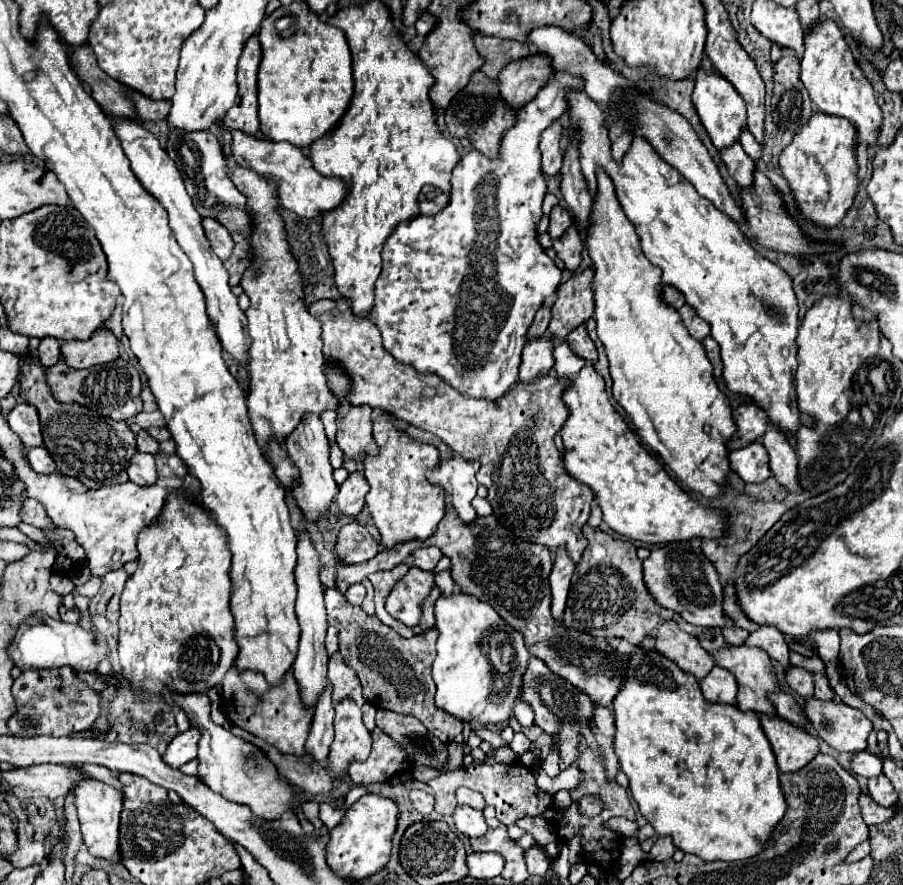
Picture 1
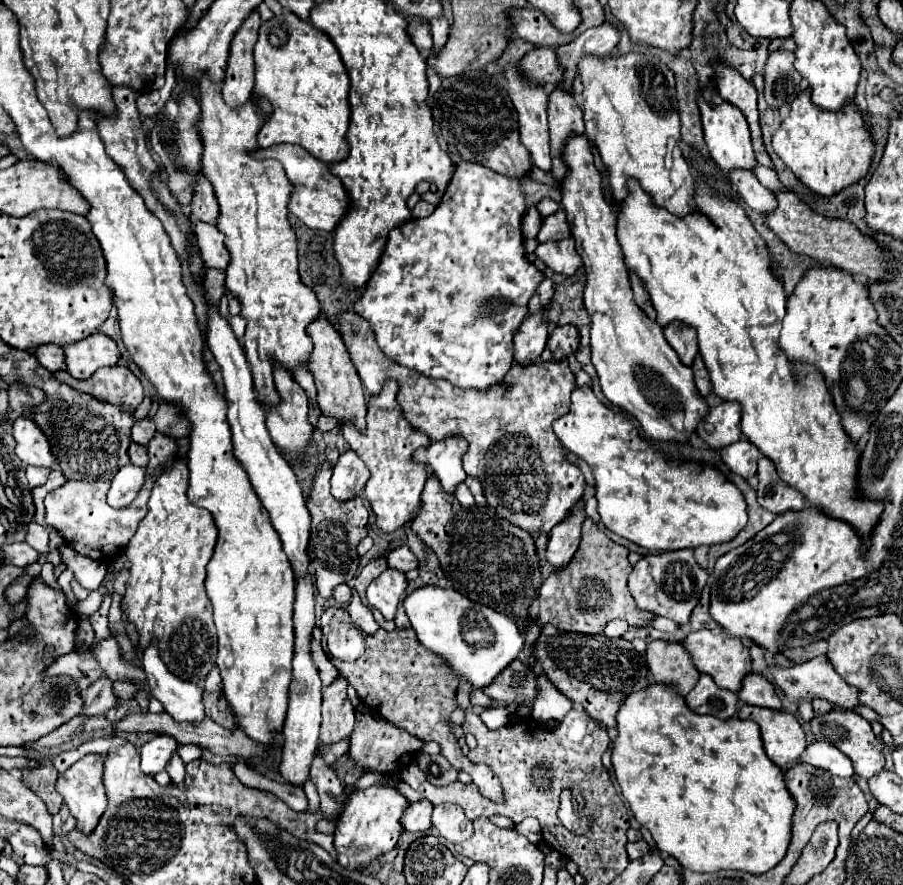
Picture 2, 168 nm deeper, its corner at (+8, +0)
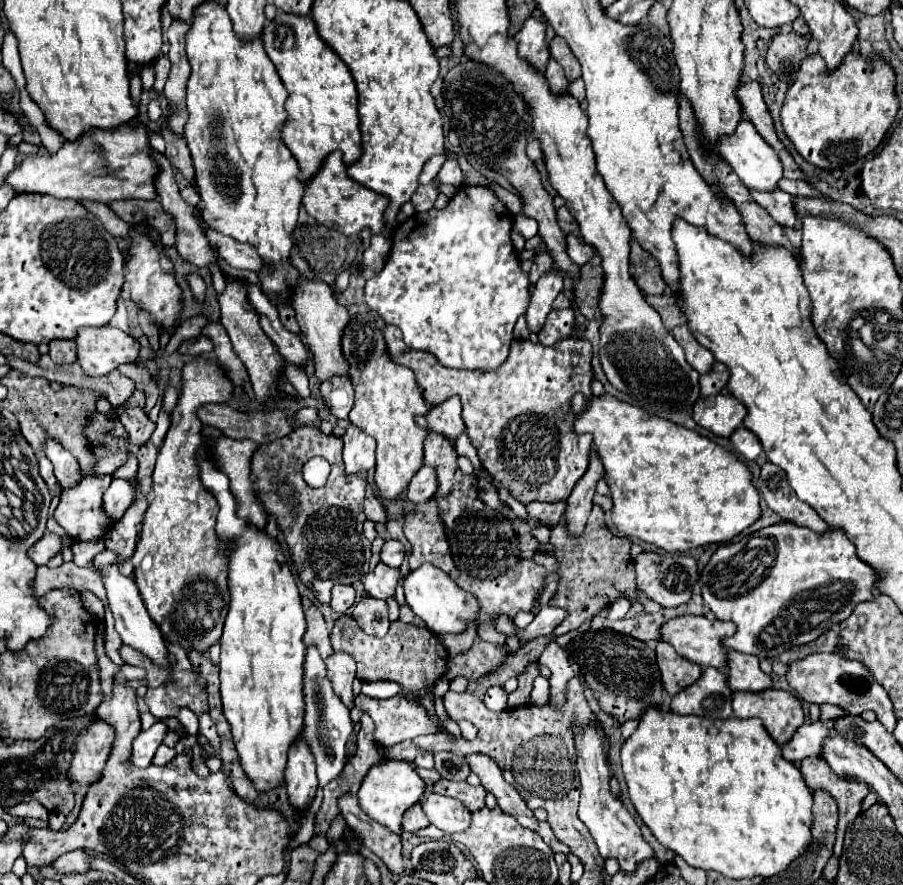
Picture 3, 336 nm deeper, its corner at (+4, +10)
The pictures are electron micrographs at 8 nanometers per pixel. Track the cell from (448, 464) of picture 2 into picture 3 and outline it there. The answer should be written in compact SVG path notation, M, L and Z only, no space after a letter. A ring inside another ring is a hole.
M450 397L444 403L432 407L426 417L426 429L434 431L452 445L456 445L456 439L460 433L464 433L464 423L462 423L462 405L458 397Z

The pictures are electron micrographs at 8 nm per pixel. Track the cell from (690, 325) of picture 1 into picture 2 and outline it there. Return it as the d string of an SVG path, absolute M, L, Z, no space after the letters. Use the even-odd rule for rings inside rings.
M670 325L664 329L664 337L670 347L680 355L680 361L686 367L692 367L692 361L698 355L698 341L694 337L694 329L678 329L678 325Z

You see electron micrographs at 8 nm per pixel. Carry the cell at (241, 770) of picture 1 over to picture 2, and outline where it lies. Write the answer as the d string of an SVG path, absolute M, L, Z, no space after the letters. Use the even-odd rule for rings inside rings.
M152 641L142 651L142 667L148 675L148 691L154 699L158 699L166 713L170 713L176 721L202 721L202 691L198 685L184 681L168 671L164 661L158 657L156 641Z

